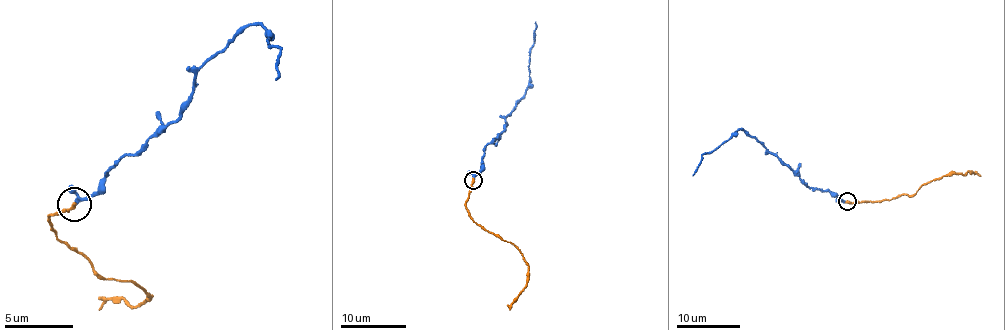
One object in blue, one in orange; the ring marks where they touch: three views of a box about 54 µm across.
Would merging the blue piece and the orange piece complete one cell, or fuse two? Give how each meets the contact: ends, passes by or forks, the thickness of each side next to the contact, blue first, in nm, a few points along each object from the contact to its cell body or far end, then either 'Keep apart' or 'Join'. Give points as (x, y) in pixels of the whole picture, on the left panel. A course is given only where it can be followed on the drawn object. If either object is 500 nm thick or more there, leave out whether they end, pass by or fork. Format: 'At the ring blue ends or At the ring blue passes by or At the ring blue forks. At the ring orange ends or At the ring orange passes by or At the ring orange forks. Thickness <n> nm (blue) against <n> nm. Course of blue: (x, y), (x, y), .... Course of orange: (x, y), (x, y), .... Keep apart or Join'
At the ring blue passes by. At the ring orange ends. Thickness 180 nm (blue) against 240 nm. Course of blue: (73, 205), (108, 166), (177, 117), (195, 72), (250, 23), (281, 49), (275, 80). Course of orange: (73, 205), (52, 213), (59, 241), (100, 274), (151, 295), (139, 306), (108, 298), (98, 309). Join

